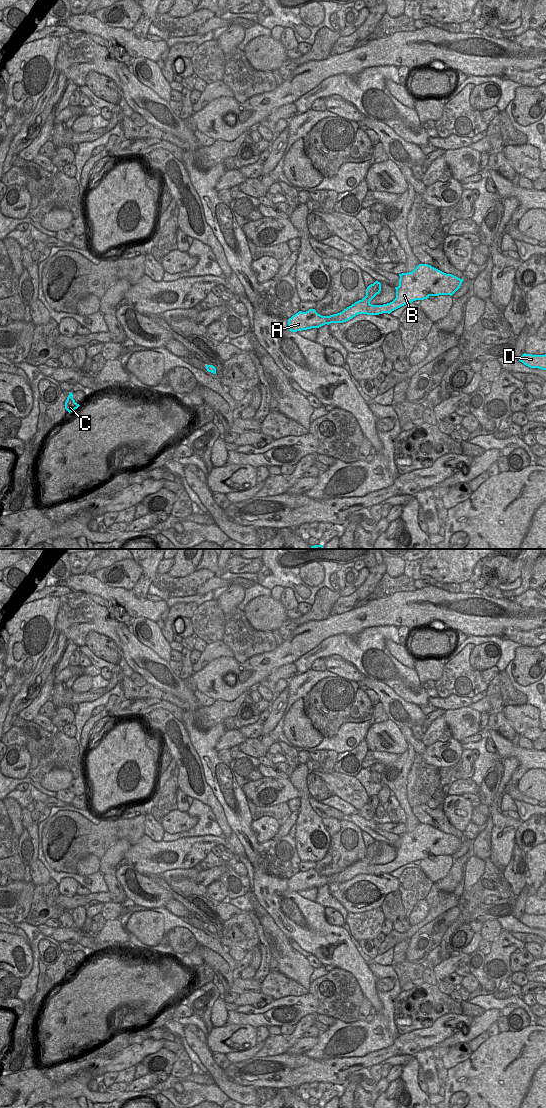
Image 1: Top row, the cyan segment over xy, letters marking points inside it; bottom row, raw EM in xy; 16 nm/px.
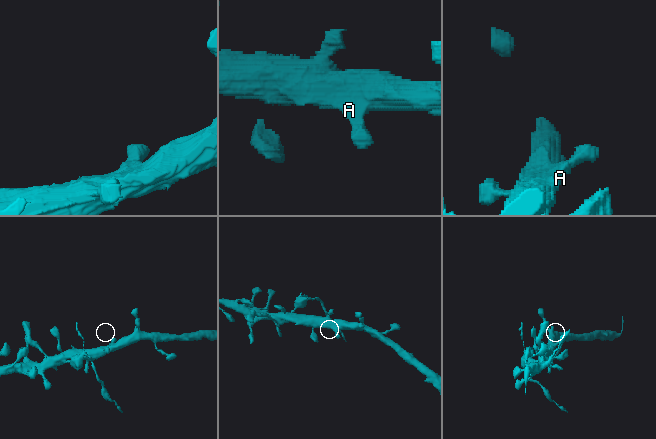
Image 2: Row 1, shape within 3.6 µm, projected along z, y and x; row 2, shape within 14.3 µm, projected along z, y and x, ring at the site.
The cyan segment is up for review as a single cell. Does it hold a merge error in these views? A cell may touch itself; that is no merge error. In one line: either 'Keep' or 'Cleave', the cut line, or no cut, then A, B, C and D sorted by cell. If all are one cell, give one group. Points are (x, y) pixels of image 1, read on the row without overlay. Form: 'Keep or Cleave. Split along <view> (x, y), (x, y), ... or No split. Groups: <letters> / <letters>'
Keep. No split. Groups: A B C D

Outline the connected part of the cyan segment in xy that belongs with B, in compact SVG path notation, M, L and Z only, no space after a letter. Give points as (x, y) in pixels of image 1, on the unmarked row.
M419 824L412 832L399 834L399 846L396 858L387 864L372 865L370 861L380 853L381 843L375 841L366 849L366 856L342 872L330 876L322 876L315 869L299 871L288 879L291 892L319 888L325 884L343 883L358 874L379 875L390 874L392 871L416 860L424 860L430 856L452 856L461 846L463 839L446 834L431 825Z

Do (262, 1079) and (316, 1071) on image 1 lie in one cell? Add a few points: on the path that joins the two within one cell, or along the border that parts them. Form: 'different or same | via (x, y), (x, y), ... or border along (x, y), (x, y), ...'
same | via (275, 1082), (281, 1081), (292, 1071), (303, 1071)

